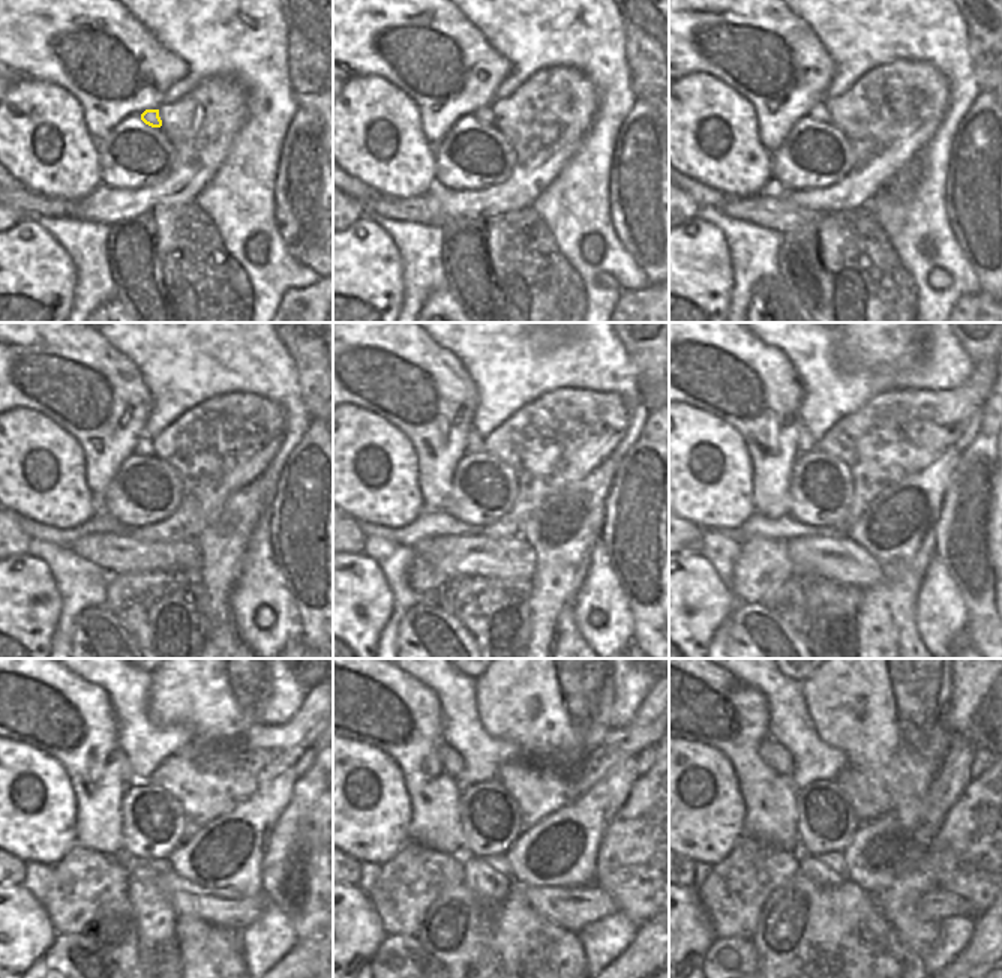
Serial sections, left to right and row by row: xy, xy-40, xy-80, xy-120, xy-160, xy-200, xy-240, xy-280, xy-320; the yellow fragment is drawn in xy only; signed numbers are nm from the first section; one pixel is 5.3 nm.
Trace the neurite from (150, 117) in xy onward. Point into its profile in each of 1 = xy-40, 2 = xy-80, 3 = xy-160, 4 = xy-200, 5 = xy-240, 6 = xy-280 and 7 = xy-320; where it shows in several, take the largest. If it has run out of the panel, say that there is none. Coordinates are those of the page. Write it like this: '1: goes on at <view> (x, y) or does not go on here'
1: goes on at xy-40 (483, 114)
2: goes on at xy-80 (819, 113)
3: goes on at xy-160 (474, 446)
4: goes on at xy-200 (806, 443)
5: goes on at xy-240 (123, 767)
6: goes on at xy-280 (452, 762)
7: goes on at xy-320 (776, 756)

